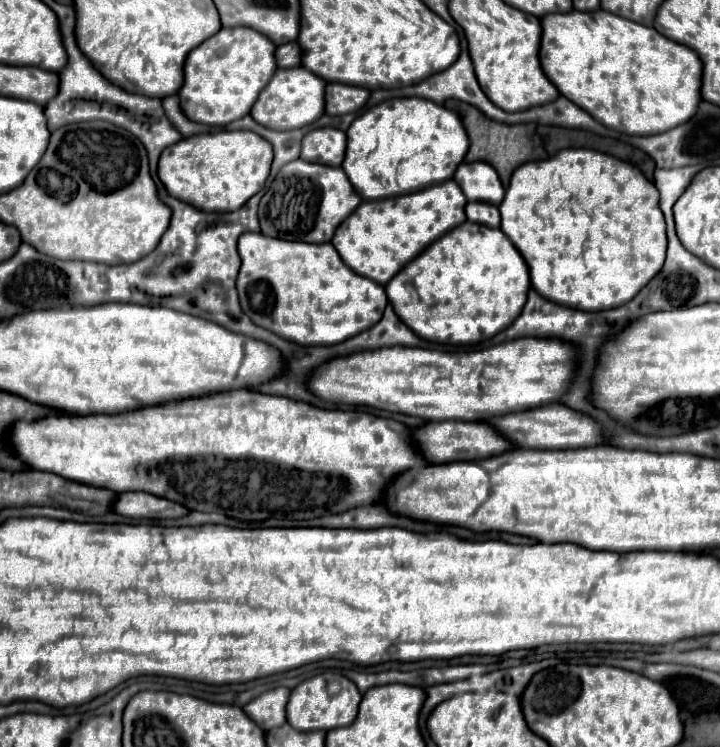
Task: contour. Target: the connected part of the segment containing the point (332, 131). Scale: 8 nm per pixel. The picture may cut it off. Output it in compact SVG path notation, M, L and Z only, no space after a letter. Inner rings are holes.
M317 128L305 134L301 158L327 166L341 166L345 156L345 132L337 128Z

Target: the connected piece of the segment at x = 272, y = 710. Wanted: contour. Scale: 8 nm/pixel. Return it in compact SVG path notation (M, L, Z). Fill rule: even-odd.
M275 688L251 700L243 710L245 714L249 710L249 718L253 718L253 722L257 722L261 730L271 730L287 722L285 718L287 700L289 700L289 688Z

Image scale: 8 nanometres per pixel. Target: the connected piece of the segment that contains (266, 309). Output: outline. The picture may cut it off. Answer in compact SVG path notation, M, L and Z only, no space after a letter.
M245 232L239 236L237 250L241 256L237 292L243 312L257 326L285 340L303 346L339 344L375 326L383 316L387 306L383 286L353 274L331 244L287 242Z

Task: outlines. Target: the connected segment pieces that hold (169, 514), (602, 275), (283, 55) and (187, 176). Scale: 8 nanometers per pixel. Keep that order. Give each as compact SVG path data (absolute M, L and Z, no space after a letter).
M121 492L117 494L117 506L113 512L131 518L181 518L187 514L177 502L147 494L147 492Z
M565 148L547 160L521 164L511 176L511 184L505 192L503 202L499 204L499 212L501 212L501 230L517 246L517 250L521 252L521 256L525 258L525 262L529 266L531 286L543 298L563 304L563 306L577 306L577 310L607 310L607 308L615 308L617 304L621 306L625 302L629 302L637 294L637 290L641 290L641 286L645 286L649 282L649 278L653 278L653 274L657 274L657 270L661 270L661 266L665 262L667 236L665 236L665 220L659 210L657 188L653 186L653 182L649 182L643 176L643 172L637 166L623 162L611 154L603 154L603 152L589 148Z
M289 42L289 44L277 46L275 58L277 58L277 66L279 68L295 68L295 66L301 66L301 48L299 48L297 42Z
M223 130L183 138L165 148L159 158L157 174L171 196L189 202L197 210L233 212L265 186L271 162L273 146L265 142L265 138L243 130Z

